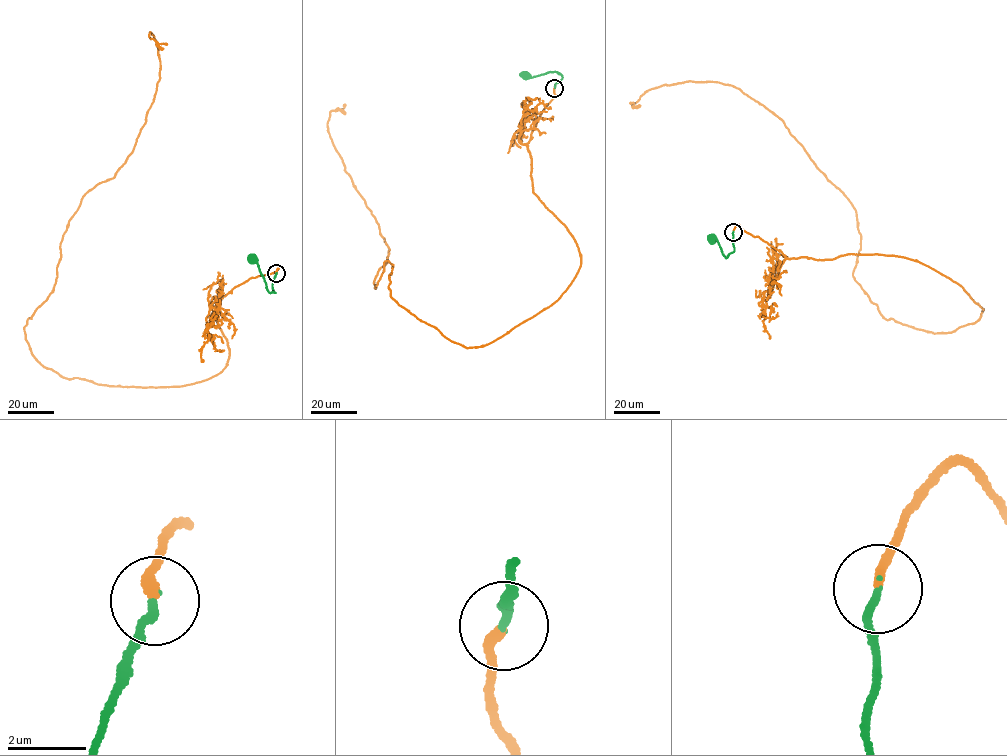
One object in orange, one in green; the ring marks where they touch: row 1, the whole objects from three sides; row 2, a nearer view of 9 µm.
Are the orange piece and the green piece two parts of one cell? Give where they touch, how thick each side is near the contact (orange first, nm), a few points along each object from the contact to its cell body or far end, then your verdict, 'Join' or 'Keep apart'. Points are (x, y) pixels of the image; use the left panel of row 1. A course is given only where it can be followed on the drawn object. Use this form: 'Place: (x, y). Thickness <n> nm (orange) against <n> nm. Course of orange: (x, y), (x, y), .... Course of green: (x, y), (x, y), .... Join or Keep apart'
Place: (276, 273). Thickness 240 nm (orange) against 200 nm. Course of orange: (276, 273), (220, 298), (229, 358), (202, 381), (32, 354), (68, 221), (154, 100), (149, 34), (167, 44). Course of green: (276, 273), (272, 285), (274, 292), (268, 292), (253, 258). Join

